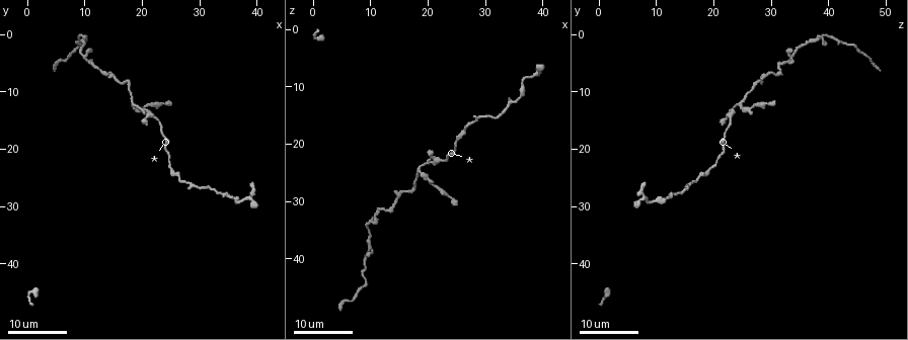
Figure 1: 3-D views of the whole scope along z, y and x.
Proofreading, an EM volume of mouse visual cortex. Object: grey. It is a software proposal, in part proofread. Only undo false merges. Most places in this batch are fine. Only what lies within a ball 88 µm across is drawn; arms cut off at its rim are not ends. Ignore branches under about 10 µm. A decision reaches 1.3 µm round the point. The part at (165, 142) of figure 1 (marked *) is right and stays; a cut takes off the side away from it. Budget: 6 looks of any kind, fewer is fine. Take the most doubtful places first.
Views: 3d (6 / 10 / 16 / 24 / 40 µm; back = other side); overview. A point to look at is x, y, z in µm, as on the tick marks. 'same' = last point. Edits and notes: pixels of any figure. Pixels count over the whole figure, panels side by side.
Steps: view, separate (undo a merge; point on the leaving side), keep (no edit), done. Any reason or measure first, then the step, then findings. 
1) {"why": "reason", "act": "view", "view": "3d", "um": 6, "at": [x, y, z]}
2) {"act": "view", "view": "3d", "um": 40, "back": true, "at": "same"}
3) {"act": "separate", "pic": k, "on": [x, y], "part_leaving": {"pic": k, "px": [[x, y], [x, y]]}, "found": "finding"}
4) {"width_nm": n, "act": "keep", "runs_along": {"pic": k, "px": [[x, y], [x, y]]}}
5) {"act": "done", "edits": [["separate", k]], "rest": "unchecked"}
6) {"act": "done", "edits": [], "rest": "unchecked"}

{"act": "view", "view": "3d", "um": 16, "at": [9.5, 0.5, 38.0]}

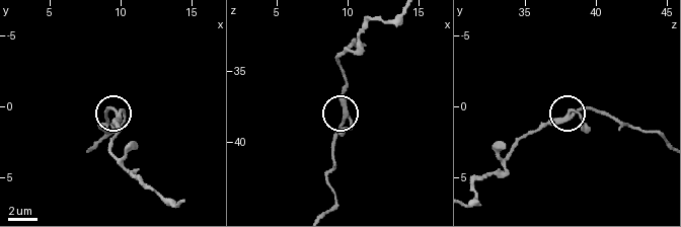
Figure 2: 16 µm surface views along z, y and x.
{"why": "zoom in", "act": "view", "view": "3d", "um": 6, "at": [9.8, 0.6, 38.0]}

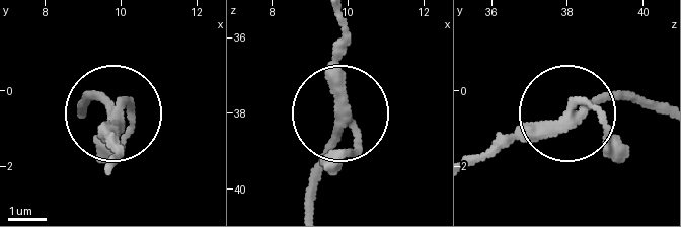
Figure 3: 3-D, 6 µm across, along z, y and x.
{"arms": 3, "act": "keep", "runs_along": {"pic": 3, "px": [[337, 16], [337, 133], [311, 198]]}, "found": "one neuron here"}

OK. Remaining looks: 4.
{"why": "three arms meet", "act": "view", "view": "3d", "um": 16, "at": [10.0, 3.5, 33.5]}

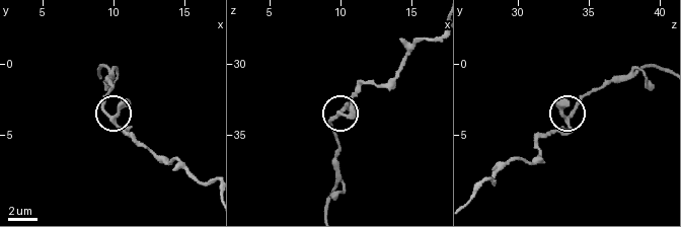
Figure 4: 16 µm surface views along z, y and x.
{"why": "zoom in", "act": "view", "view": "3d", "um": 10, "at": [9.8, 3.6, 33.8]}

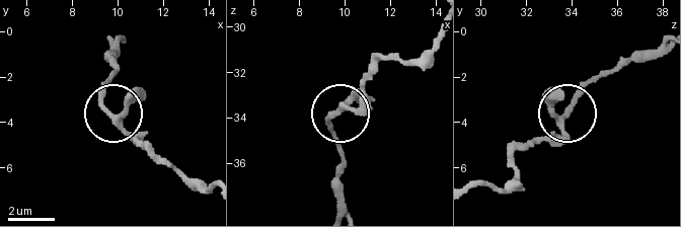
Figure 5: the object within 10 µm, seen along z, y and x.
{"act": "keep", "runs_along": {"pic": 5, "px": [[210, 184], [175, 170], [105, 106], [99, 95], [109, 74]]}, "found": "all the same neuron"}

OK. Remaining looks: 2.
{"why": "narrows sharply", "act": "view", "view": "3d", "um": 16, "at": [27.5, 26.0, 16.5]}

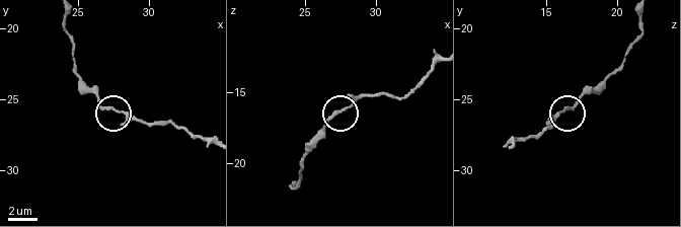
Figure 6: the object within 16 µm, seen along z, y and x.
{"act": "view", "view": "3d", "um": 10, "at": [27.4, 25.6, 16.4]}

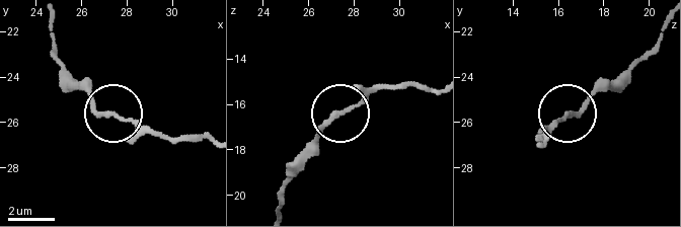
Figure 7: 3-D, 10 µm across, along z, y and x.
{"act": "keep", "found": "one neuron here"}

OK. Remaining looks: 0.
{"act": "done", "edits": [], "rest": "unchecked"}

